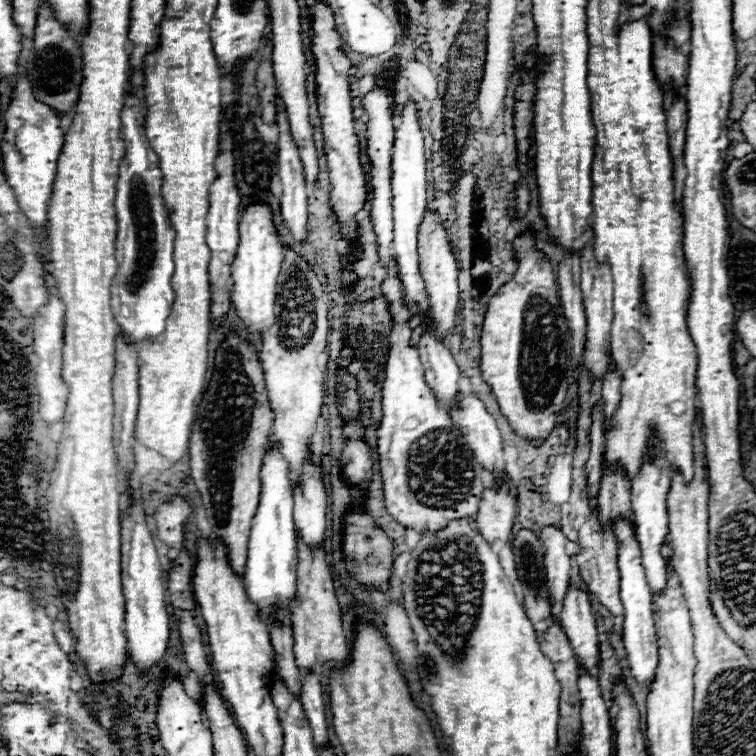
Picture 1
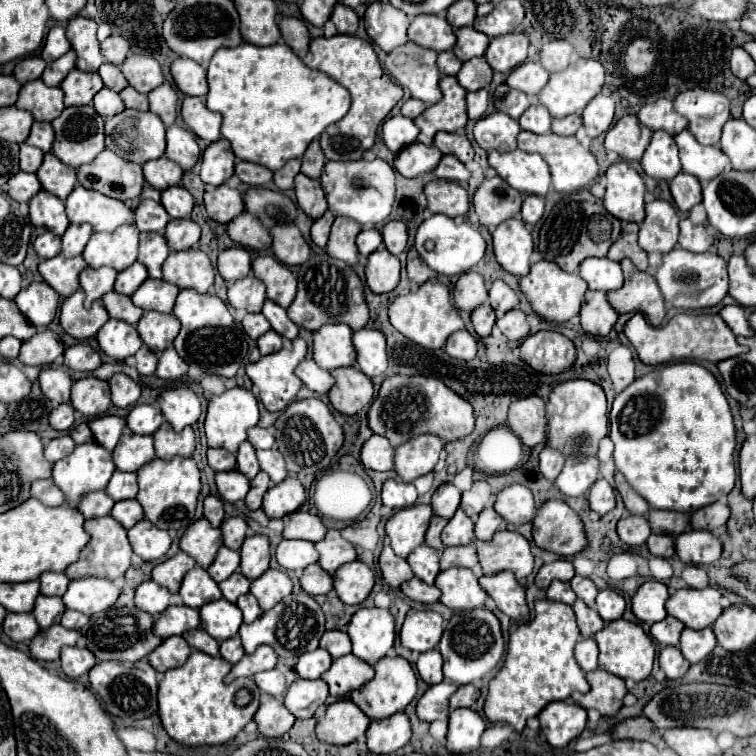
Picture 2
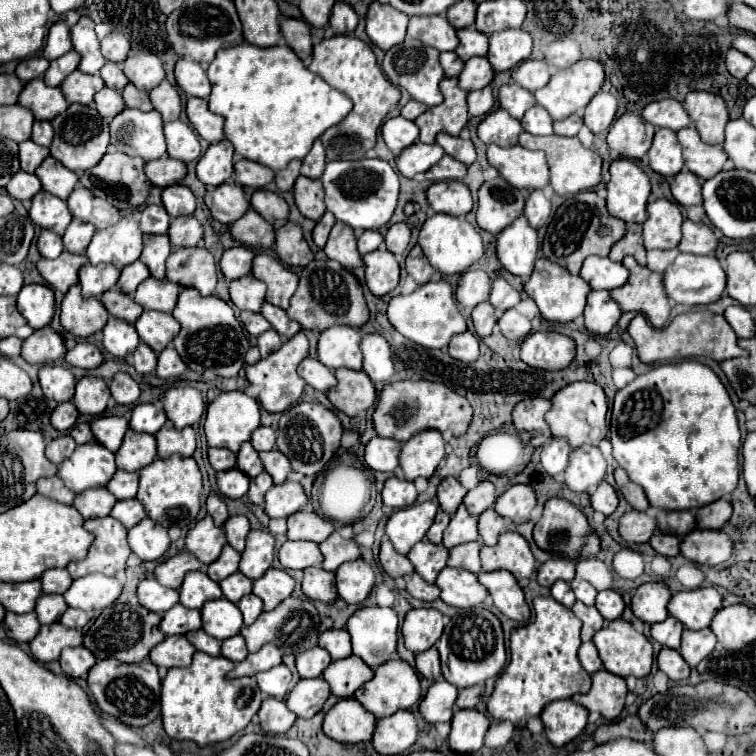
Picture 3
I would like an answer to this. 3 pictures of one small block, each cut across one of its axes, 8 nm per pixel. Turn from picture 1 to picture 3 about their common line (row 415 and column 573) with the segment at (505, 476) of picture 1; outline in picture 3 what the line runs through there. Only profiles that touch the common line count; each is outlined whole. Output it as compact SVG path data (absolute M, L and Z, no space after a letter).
M580 446L572 450L568 470L564 472L564 482L574 492L594 490L606 474L606 460L598 446Z

